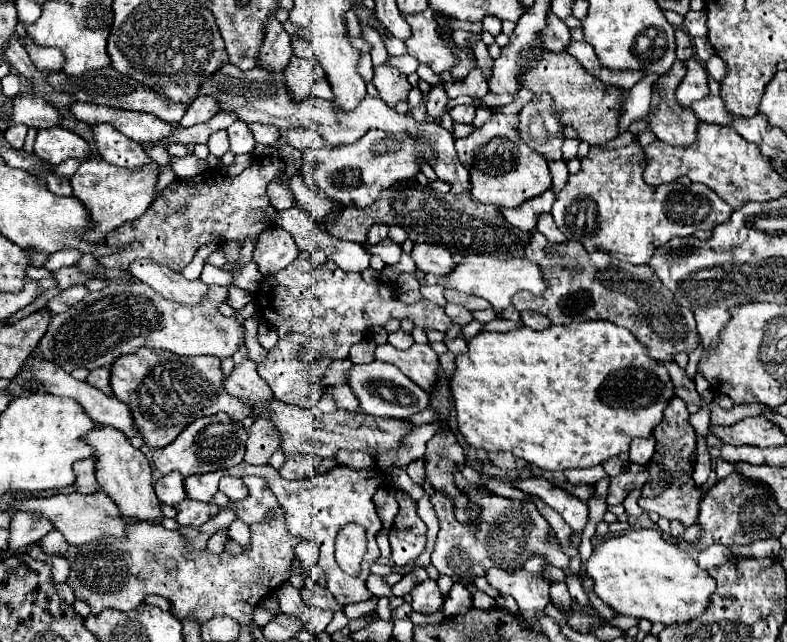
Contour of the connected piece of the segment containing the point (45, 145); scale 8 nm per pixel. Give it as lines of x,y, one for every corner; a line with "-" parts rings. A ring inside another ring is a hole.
51,127
51,129
39,129
35,139
35,153
45,159
51,165
59,165
67,159
87,159
91,153
89,143
63,129
63,127

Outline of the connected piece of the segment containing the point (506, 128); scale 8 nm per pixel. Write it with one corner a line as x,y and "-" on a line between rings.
497,113
469,137
455,139
459,161
469,169
471,175
471,195
481,203
517,207
523,201
551,189
551,173
545,157
527,147
513,125
517,125
517,115

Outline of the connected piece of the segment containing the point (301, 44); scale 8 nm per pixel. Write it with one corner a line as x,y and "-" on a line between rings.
297,39
297,41
293,41
293,51
295,51
295,55
313,61
313,51
311,51
311,47
309,47
309,43
307,43
305,39

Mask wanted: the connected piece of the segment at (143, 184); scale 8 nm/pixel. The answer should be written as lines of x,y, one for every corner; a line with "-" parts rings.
87,159
79,165
75,175
71,177
73,195
85,203
85,207
91,211
93,221
97,227
85,235
87,241
103,241
107,233
115,231
123,223
137,221
149,205
155,199
155,185
159,177
159,163
151,161
147,169
119,169
115,165
109,165
101,159

